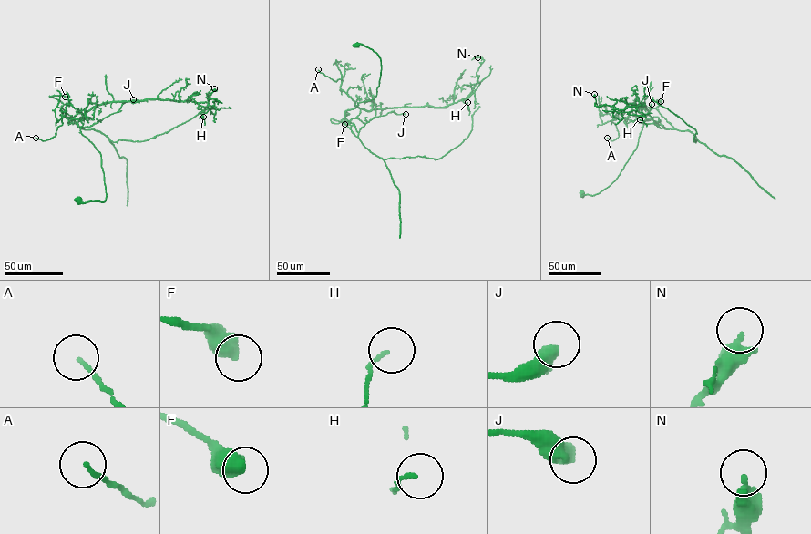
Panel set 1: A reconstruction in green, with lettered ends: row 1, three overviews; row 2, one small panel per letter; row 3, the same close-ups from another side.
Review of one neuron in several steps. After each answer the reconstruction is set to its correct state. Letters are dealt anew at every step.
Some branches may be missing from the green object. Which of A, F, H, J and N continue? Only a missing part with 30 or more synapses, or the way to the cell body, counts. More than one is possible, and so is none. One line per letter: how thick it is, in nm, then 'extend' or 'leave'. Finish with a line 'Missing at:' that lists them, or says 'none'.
A: calibre 120 nm; leave
F: calibre 550 nm; leave
H: calibre 100 nm; leave
J: calibre 480 nm; leave
N: calibre 400 nm; leave
Missing at: none

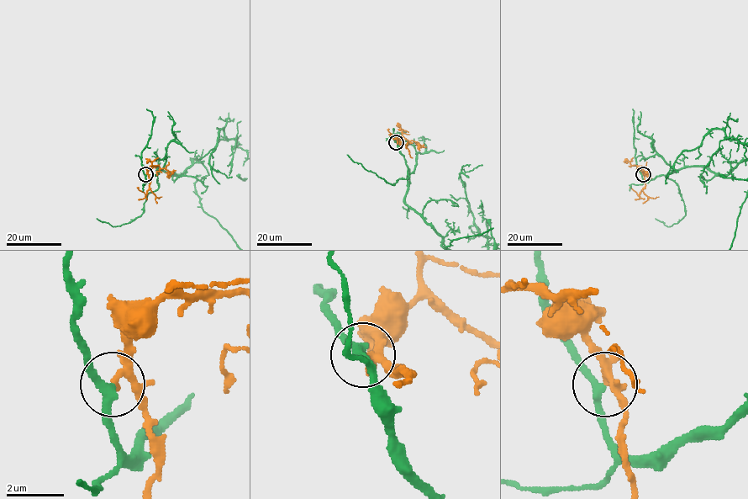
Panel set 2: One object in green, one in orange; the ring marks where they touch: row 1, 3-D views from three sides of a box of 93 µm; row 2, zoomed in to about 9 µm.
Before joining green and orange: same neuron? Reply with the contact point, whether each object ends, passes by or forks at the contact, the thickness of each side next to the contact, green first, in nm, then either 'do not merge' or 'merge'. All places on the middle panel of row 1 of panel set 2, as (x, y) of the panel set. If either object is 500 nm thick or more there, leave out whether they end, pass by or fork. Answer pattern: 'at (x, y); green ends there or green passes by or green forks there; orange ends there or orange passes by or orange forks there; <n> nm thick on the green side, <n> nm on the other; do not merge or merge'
at (396, 142); green passes by; orange forks there; 240 nm thick on the green side, 180 nm on the other; do not merge

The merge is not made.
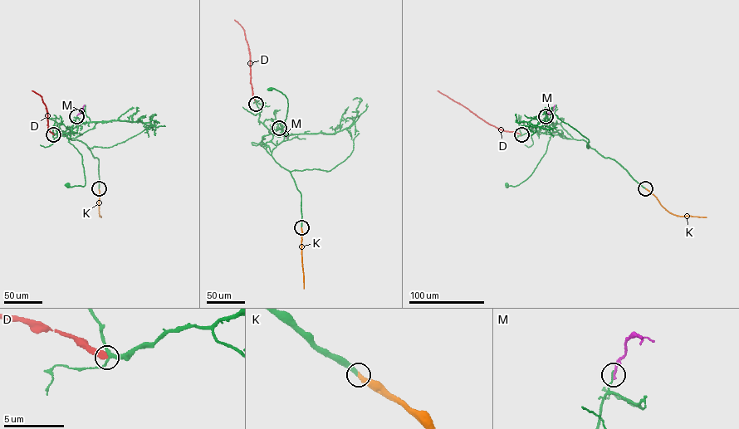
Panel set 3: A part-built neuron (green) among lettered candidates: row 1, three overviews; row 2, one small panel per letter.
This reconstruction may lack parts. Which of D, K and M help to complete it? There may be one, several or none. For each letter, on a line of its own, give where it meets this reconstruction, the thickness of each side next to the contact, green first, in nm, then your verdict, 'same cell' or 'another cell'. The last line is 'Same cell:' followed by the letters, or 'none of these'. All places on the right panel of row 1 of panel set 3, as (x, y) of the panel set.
D: contact (521, 134); calibres 200 and 360 nm; another cell
K: contact (645, 188); calibres 320 and 440 nm; same cell
M: contact (545, 116); calibres 130 and 200 nm; another cell
Same cell: K

